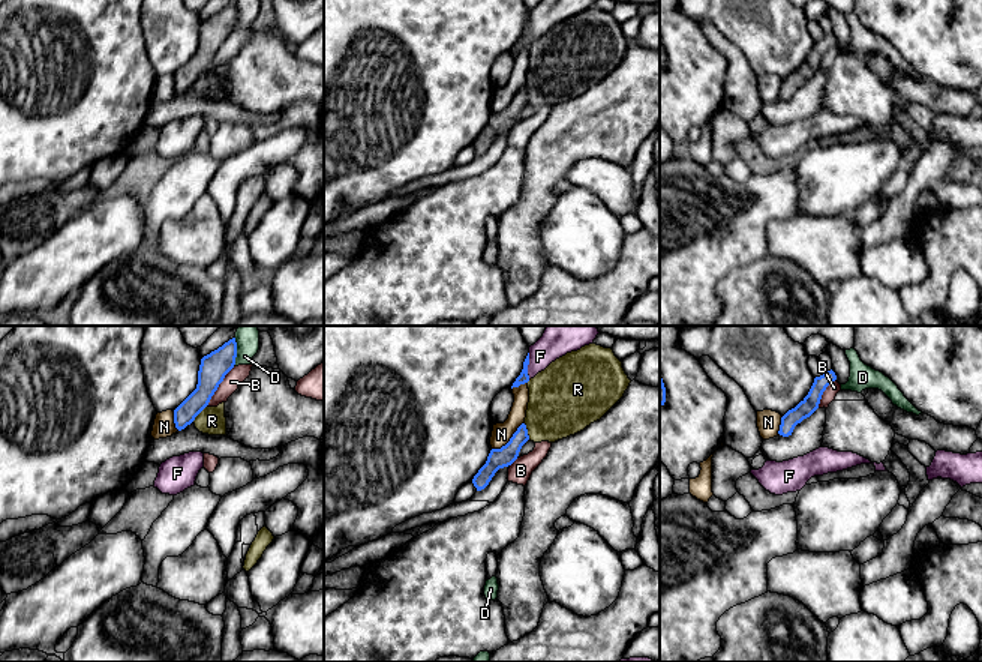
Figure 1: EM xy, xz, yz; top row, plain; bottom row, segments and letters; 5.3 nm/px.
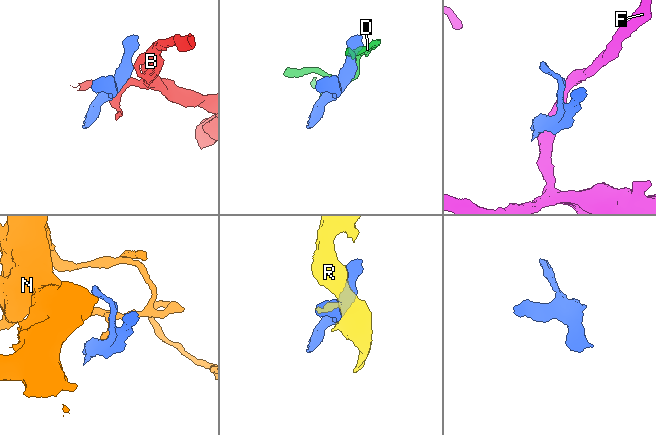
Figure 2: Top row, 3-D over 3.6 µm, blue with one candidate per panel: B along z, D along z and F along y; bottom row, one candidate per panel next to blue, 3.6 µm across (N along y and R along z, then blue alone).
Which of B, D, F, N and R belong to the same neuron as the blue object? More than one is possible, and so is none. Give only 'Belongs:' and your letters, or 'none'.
Belongs: none

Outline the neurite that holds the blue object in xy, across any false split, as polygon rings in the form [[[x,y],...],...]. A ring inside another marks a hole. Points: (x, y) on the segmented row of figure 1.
[[[235,338],[201,359],[196,389],[174,410],[174,423],[178,431],[190,425],[208,405],[211,396],[234,368],[237,357]]]

